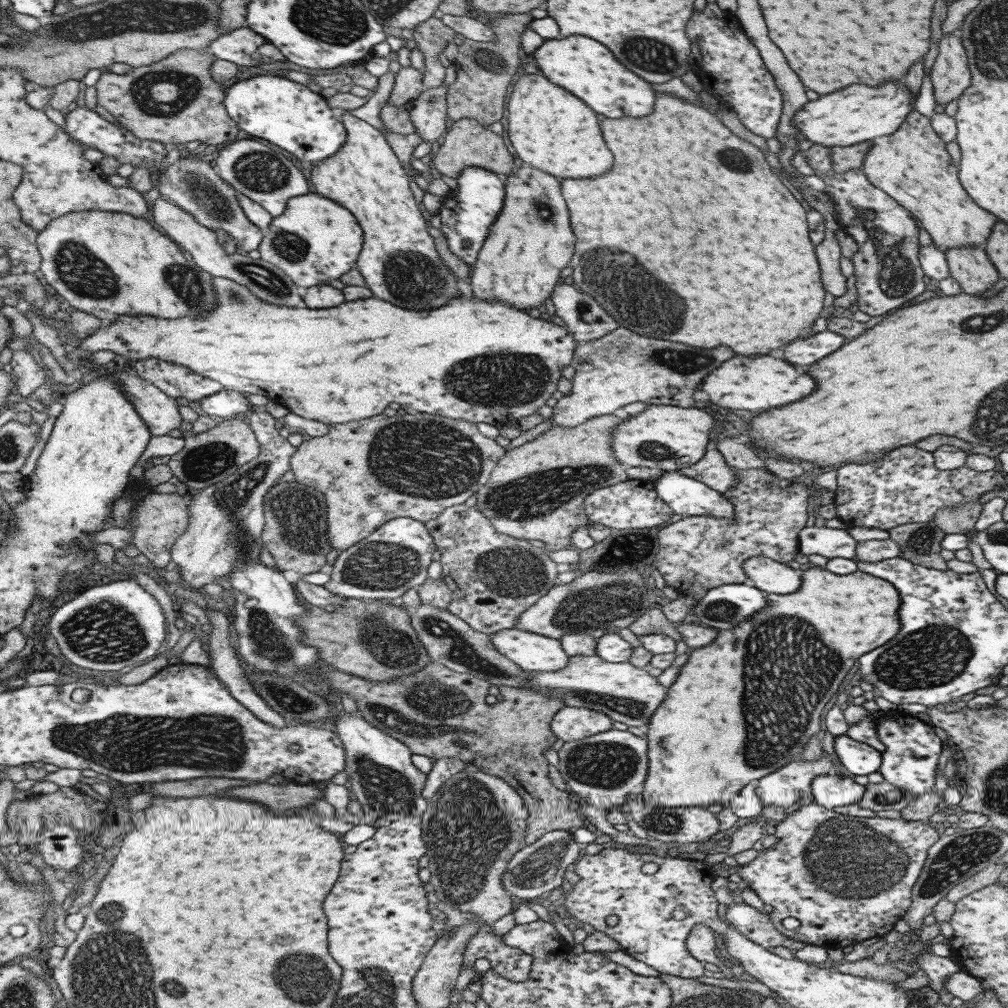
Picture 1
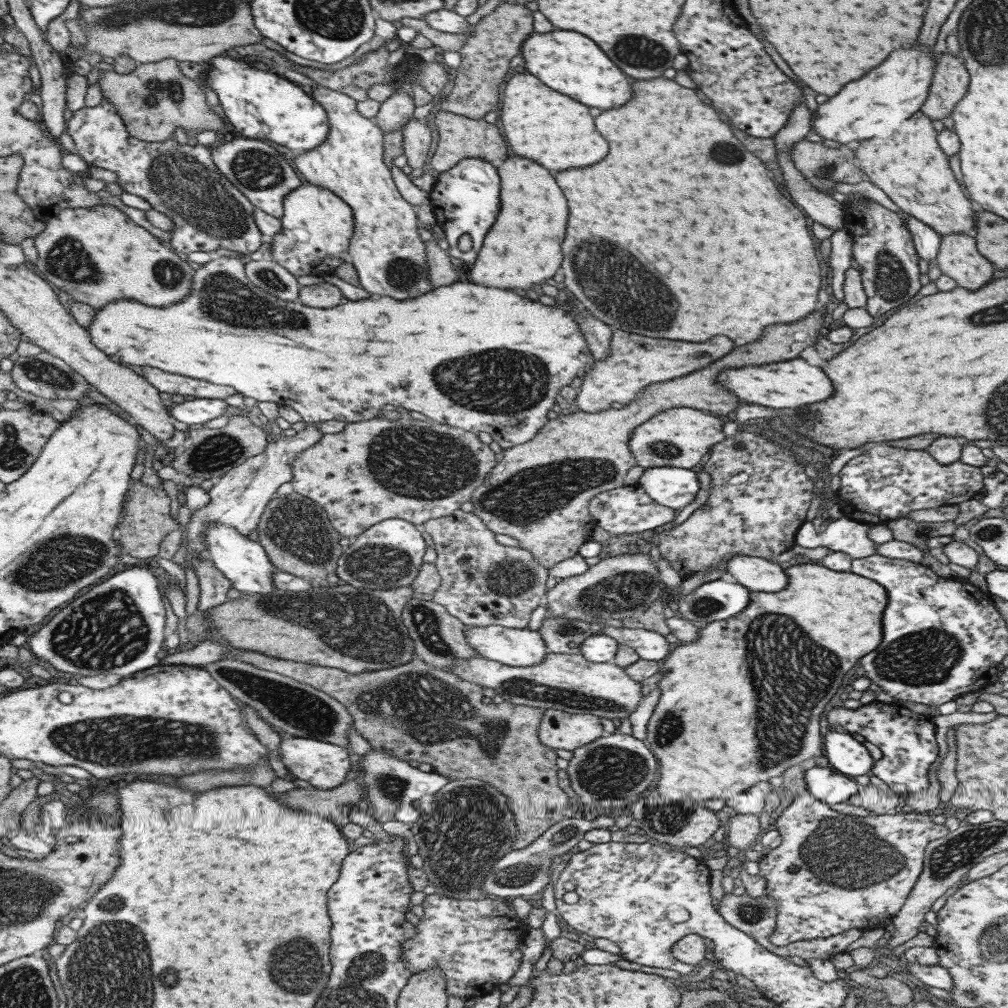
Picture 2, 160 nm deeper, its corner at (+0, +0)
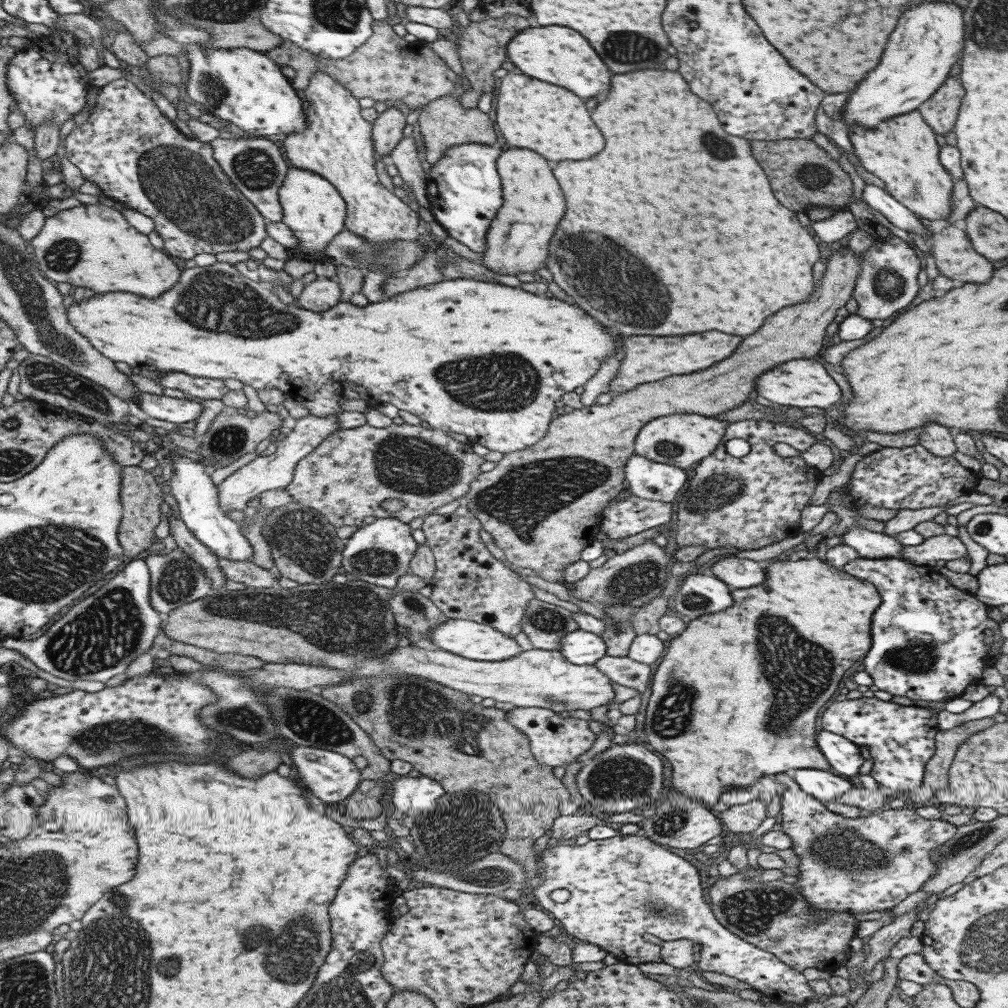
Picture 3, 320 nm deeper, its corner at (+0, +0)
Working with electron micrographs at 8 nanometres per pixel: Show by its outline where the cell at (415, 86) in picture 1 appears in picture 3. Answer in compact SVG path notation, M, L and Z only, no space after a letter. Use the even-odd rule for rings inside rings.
M391 104L371 123L374 158L388 156L402 139L401 130L406 125L405 115L399 107Z

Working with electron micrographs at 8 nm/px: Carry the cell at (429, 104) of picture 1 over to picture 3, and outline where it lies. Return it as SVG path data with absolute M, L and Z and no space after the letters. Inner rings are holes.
M412 135L402 137L387 157L392 160L399 178L409 188L409 194L414 198L415 204L428 208L427 180L421 168L422 162L417 158L417 148Z

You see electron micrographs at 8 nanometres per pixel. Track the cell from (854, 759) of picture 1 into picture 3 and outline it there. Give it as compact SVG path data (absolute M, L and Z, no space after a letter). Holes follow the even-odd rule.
M825 729L817 732L814 739L817 749L835 772L852 778L859 773L859 768L864 762L859 747L846 738L827 732Z

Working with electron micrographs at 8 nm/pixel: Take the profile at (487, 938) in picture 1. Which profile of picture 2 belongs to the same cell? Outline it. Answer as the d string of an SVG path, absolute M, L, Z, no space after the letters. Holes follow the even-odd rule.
M431 894L421 902L423 915L415 922L415 934L400 944L404 965L411 974L438 968L444 978L446 996L479 997L507 982L519 968L519 945L527 926L513 915L506 901L499 898L456 899Z

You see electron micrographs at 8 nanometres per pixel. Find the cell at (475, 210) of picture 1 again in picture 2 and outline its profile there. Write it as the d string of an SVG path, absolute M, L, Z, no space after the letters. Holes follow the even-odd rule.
M463 158L456 162L449 170L439 173L435 184L429 193L429 206L438 226L443 230L448 242L447 252L455 262L473 263L482 245L483 237L495 222L500 207L500 178L493 163L480 158ZM461 234L468 234L471 238L471 249L461 252L457 249L457 239Z

